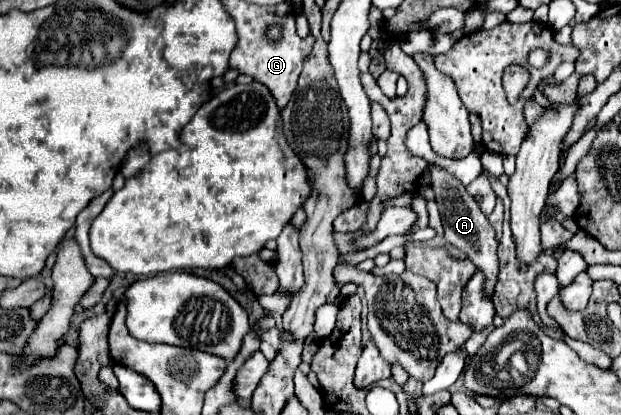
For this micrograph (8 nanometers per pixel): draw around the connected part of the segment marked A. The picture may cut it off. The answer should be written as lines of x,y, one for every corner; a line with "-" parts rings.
432,165
430,177
432,177
432,189
436,193
436,203
438,203
440,215
442,215
444,239
450,245
458,247
478,267
478,271
484,273
484,293
488,297
492,297
494,287
496,287
496,279
498,279
498,273
500,273
500,261
498,261
498,255
496,255
498,239
496,239
494,229
490,227
486,215
480,211
478,203
466,193
464,185
458,179
452,179
452,175
448,175
438,165

